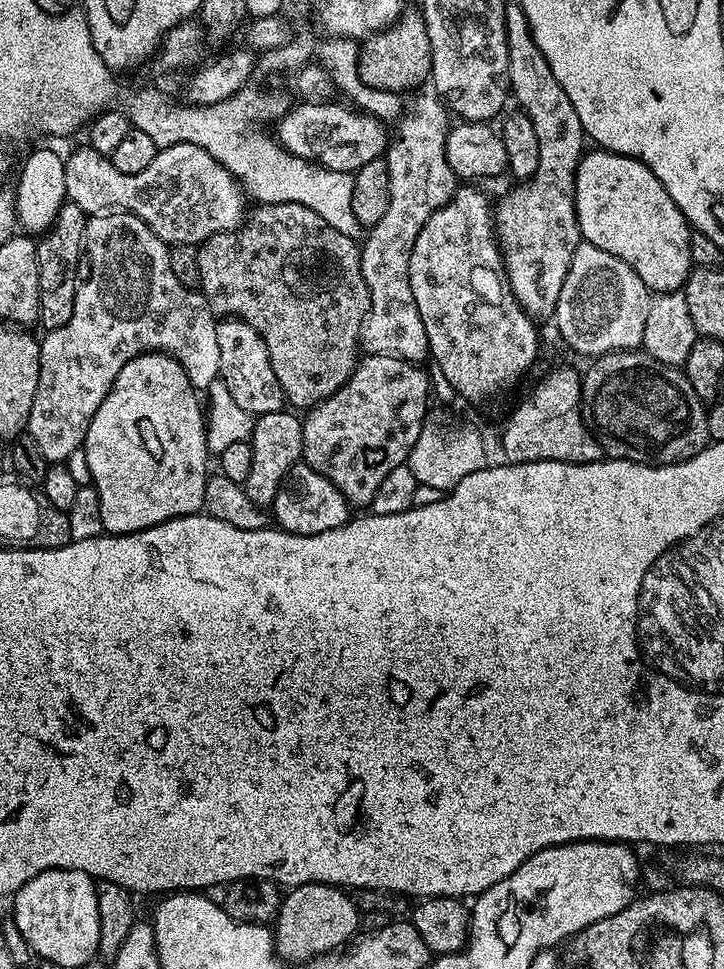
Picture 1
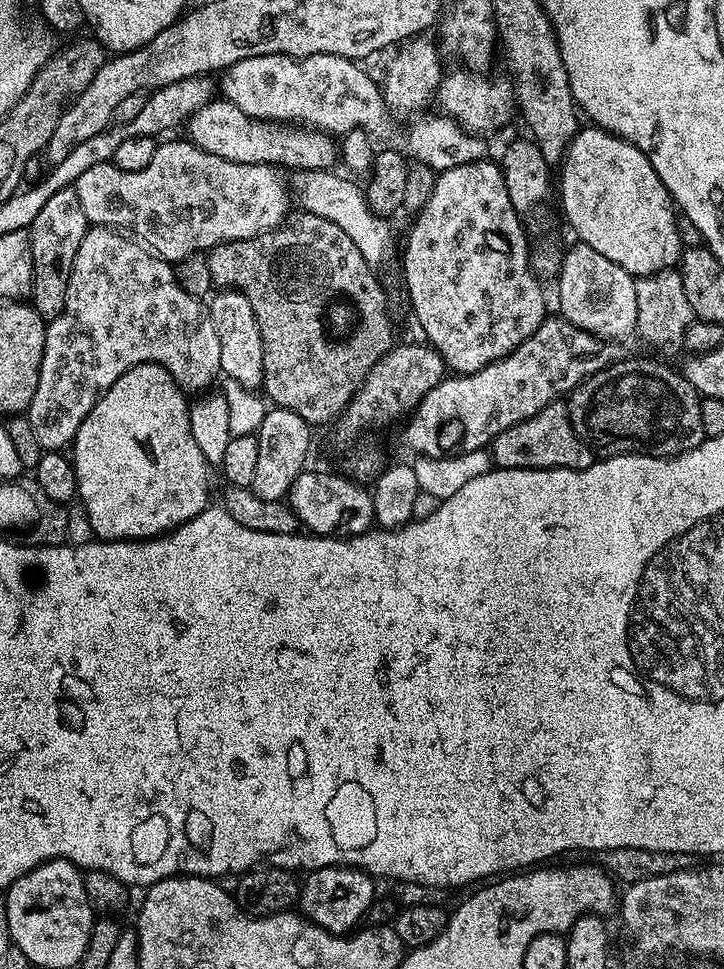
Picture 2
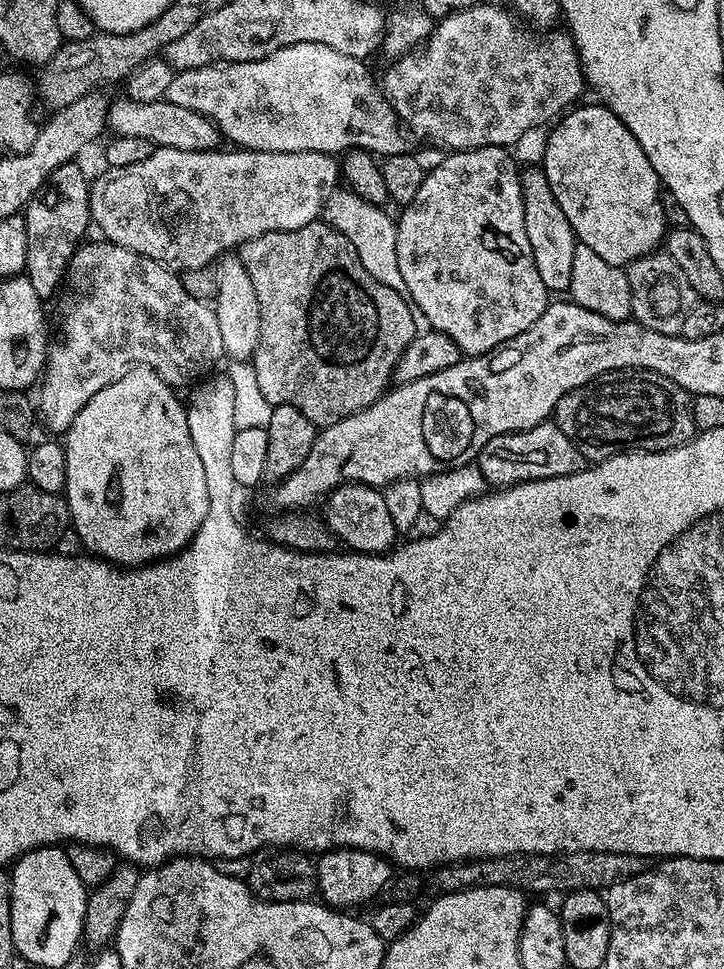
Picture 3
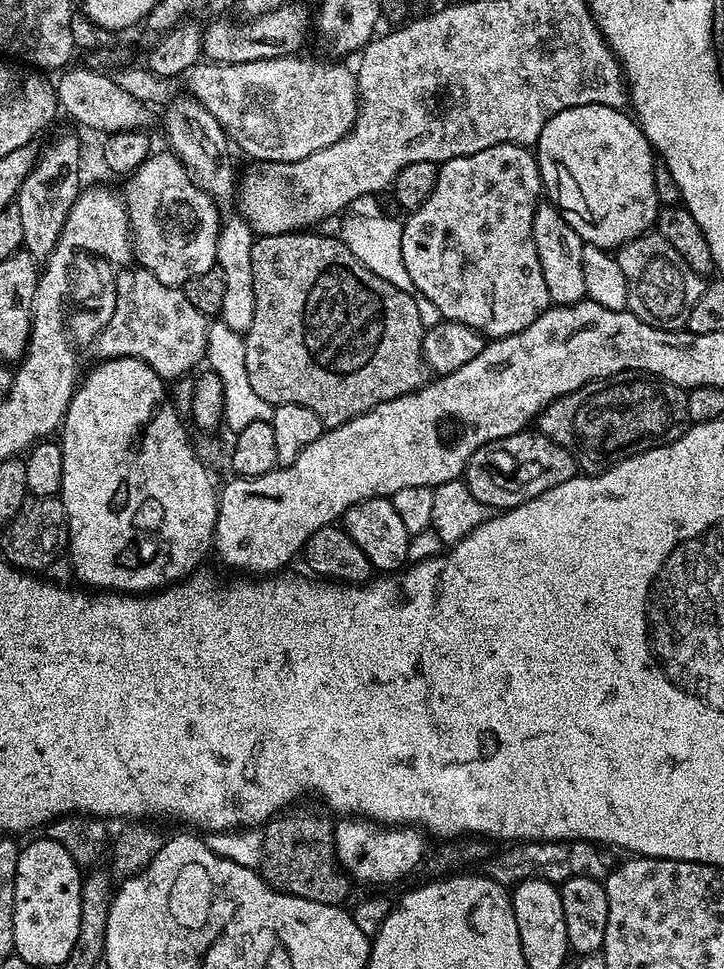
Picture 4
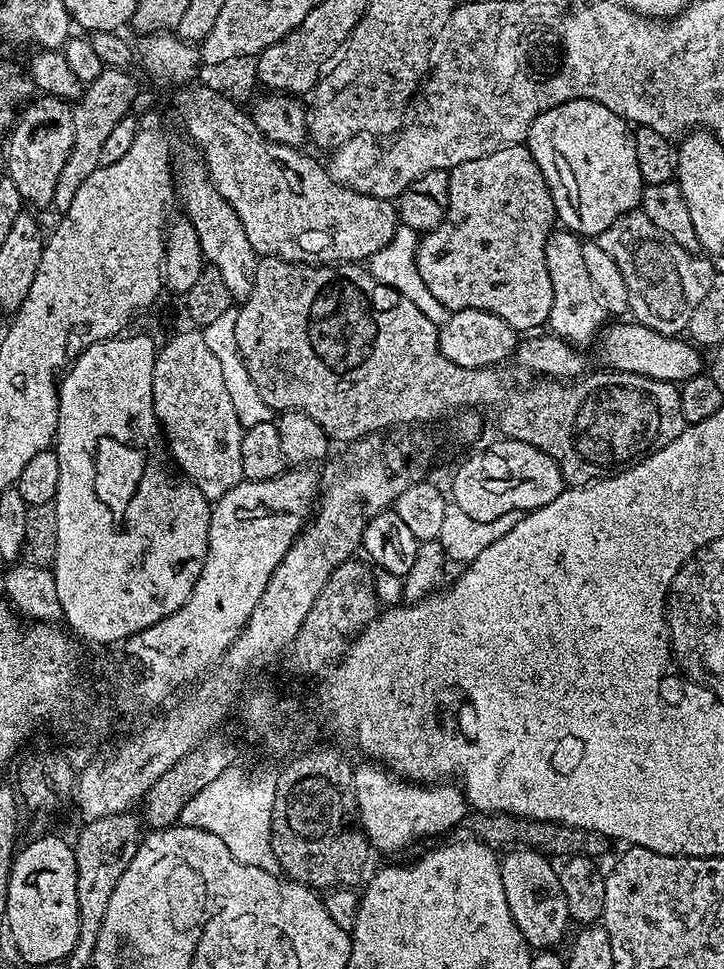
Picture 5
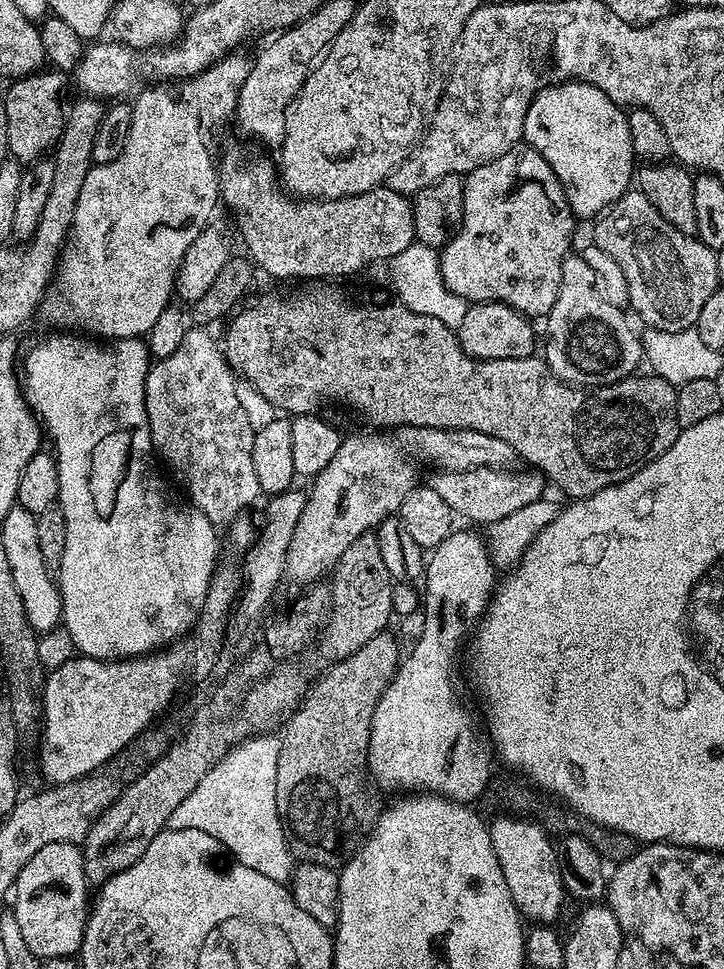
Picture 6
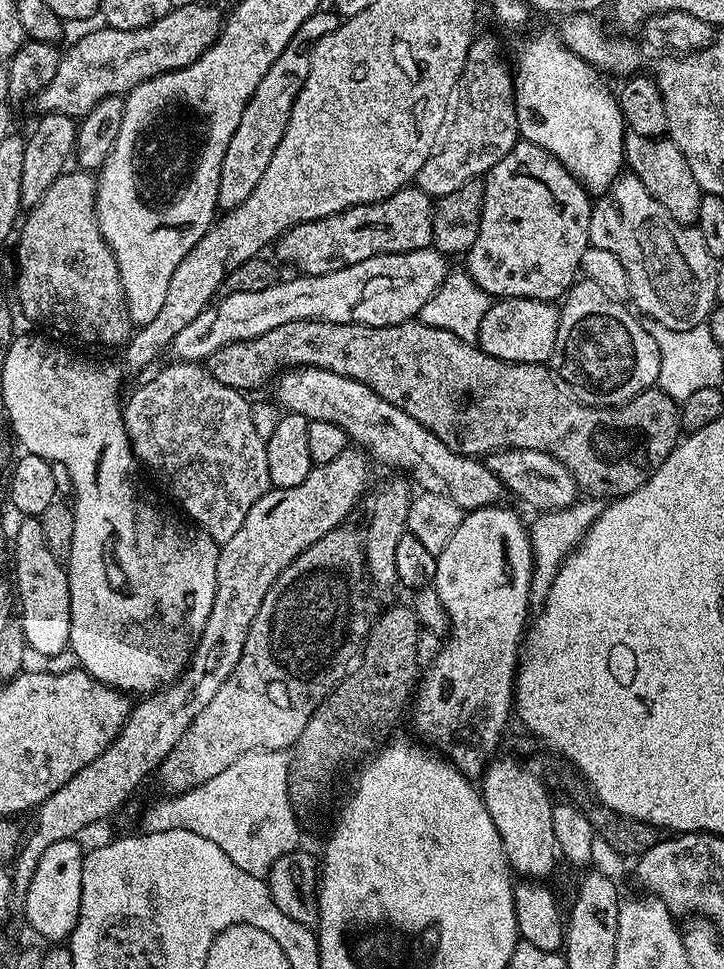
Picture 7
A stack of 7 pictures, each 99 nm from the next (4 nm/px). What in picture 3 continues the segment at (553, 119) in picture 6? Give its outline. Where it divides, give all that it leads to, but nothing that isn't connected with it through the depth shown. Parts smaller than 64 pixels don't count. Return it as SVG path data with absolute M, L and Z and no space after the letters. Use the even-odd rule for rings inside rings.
M599 102L588 104L585 108L580 107L573 107L555 121L554 127L556 129L549 134L548 141L544 144L544 161L542 161L542 167L546 178L550 182L550 190L554 190L554 198L558 198L558 206L562 206L562 214L566 214L566 218L570 218L570 226L574 230L577 241L586 246L590 246L590 250L594 250L594 254L598 254L598 258L602 258L605 262L627 266L633 264L638 258L655 252L661 247L666 235L666 225L664 215L662 214L662 202L660 201L662 185L658 174L654 170L654 166L650 166L650 158L646 158L646 150L642 150L638 138L634 138L634 134L630 134L630 130L626 130L624 123L610 109L605 108Z

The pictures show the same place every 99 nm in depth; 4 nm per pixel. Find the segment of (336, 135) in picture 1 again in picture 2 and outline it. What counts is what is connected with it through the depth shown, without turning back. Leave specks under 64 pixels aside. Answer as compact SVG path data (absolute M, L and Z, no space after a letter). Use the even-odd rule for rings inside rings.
M213 98L208 104L202 106L186 121L187 139L214 154L218 158L226 158L226 162L242 162L243 164L271 164L281 166L283 169L296 168L305 172L318 172L333 167L332 163L338 160L338 144L329 133L322 129L301 126L298 123L275 123L270 120L256 120L230 100Z

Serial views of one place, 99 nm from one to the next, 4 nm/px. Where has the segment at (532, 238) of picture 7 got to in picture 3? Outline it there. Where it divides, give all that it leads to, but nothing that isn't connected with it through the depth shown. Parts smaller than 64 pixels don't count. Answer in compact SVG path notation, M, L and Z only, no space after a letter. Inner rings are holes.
M482 146L465 152L449 151L445 160L424 173L422 190L414 202L399 209L396 220L398 271L406 282L406 296L415 311L425 316L432 331L446 334L465 357L494 352L507 340L518 338L542 314L550 303L550 293L542 286L534 254L526 239L526 221L522 218L521 169L508 148Z

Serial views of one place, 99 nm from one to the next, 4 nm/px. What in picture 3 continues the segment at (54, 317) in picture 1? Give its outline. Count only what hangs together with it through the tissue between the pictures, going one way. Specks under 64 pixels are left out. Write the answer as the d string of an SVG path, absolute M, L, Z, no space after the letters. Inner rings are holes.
M73 162L58 166L58 170L50 174L47 184L22 210L26 222L26 266L23 275L27 276L30 286L34 286L38 298L45 302L51 301L60 283L66 280L68 266L90 229L90 180L84 177L78 165Z

